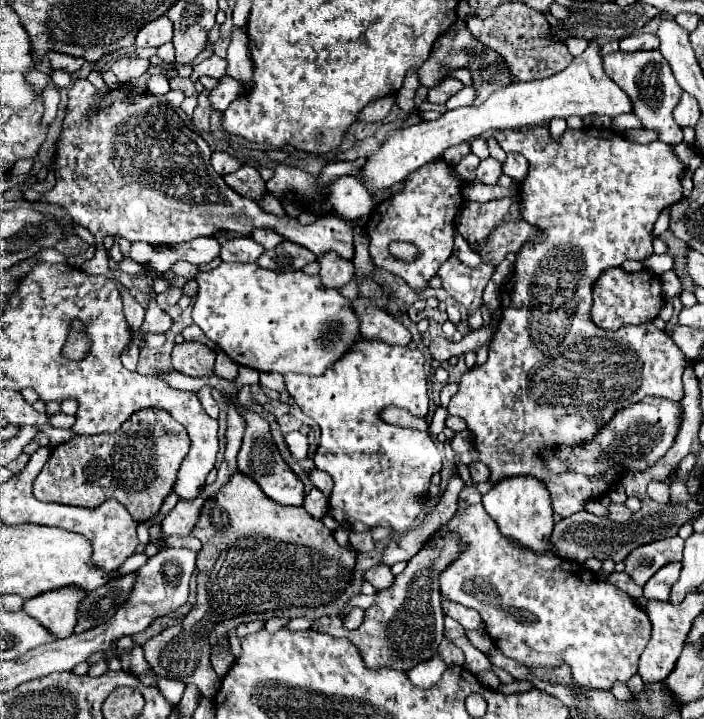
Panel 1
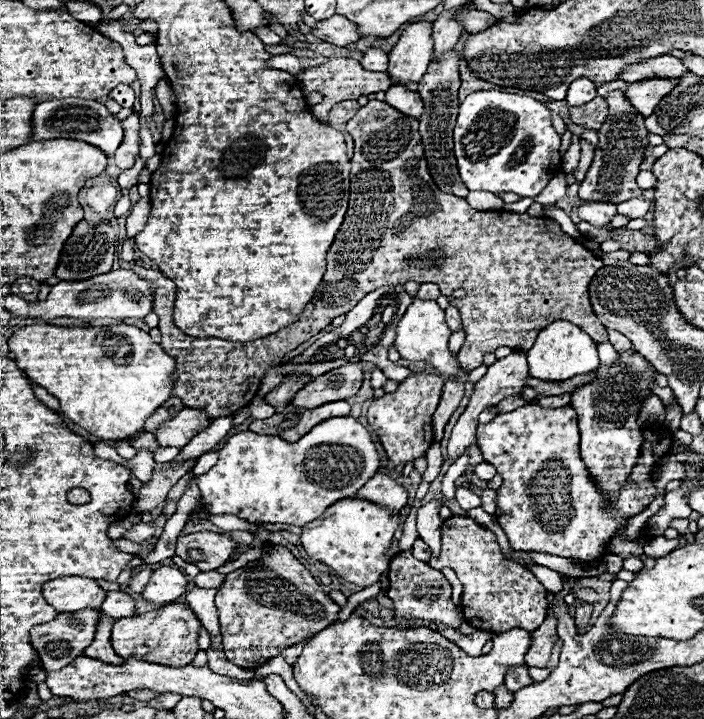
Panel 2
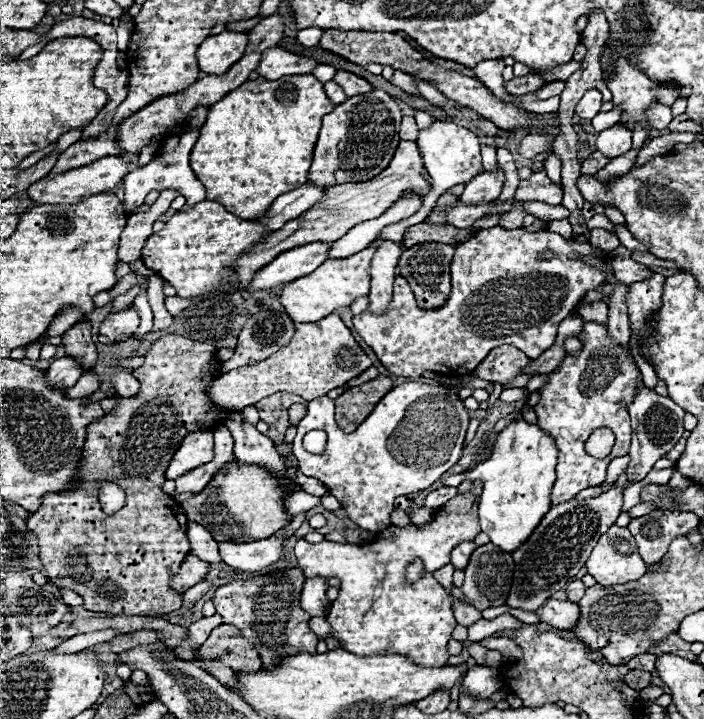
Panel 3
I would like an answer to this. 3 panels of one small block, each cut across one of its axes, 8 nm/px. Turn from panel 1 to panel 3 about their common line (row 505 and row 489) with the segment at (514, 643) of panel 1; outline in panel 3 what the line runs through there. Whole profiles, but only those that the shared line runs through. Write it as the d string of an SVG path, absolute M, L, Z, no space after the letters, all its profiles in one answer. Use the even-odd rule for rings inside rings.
M474 482L476 488L472 494L454 496L450 502L440 506L434 512L434 520L426 528L418 528L408 524L406 528L390 526L380 534L380 538L372 544L358 546L358 544L338 544L338 542L320 542L310 544L306 540L298 540L294 552L298 558L298 568L302 568L306 578L314 576L334 576L340 580L340 596L332 602L326 622L332 626L332 638L336 638L342 648L358 656L376 656L376 654L404 654L416 660L422 666L444 666L450 658L446 644L452 638L456 628L456 618L452 612L452 596L432 578L432 572L446 566L450 562L450 552L458 542L472 542L480 532L478 524L478 498L482 494L482 482ZM422 558L426 574L414 582L406 584L404 570L414 560Z

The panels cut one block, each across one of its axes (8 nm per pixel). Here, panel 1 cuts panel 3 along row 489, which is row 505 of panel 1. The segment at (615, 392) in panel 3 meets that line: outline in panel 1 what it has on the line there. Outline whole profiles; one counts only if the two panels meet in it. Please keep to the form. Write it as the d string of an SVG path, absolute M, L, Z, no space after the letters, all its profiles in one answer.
M528 128L522 132L494 132L494 138L498 140L500 148L504 152L520 152L522 156L526 156L526 160L530 162L528 168L528 176L524 178L522 186L520 186L520 194L522 194L522 202L520 202L520 210L522 210L522 218L538 228L542 228L546 232L546 240L538 240L538 242L530 242L524 244L524 248L518 252L518 260L514 264L514 272L512 276L502 284L500 288L500 296L502 296L502 320L498 326L496 336L490 342L490 354L488 360L480 366L470 368L462 380L460 380L460 390L452 396L450 404L448 404L448 414L450 416L460 416L468 430L474 434L474 446L478 452L478 460L482 464L486 464L490 468L490 482L498 484L500 480L508 478L508 476L516 476L516 474L528 474L528 476L536 476L542 478L544 484L550 490L552 496L552 508L556 514L560 514L562 518L572 516L580 510L584 510L584 504L588 500L596 500L598 496L608 494L608 490L620 482L622 470L618 468L608 468L602 474L598 474L596 478L588 478L576 470L564 470L562 474L552 474L550 470L546 470L546 462L544 462L544 450L548 448L556 448L556 446L582 446L588 444L596 438L596 434L600 432L602 426L606 426L612 416L624 408L628 408L630 404L642 400L644 396L660 396L660 398L668 398L668 400L682 400L684 392L682 392L682 372L684 372L684 354L678 350L678 346L666 336L666 332L658 330L652 322L650 324L640 324L640 326L626 326L620 328L616 332L606 332L602 328L596 328L596 324L590 320L590 308L592 308L592 286L598 280L598 276L608 270L610 266L622 266L622 262L626 260L646 260L652 254L652 226L656 222L656 218L660 216L660 212L664 208L668 208L672 202L678 202L682 198L682 186L680 186L680 178L678 174L684 170L684 166L678 162L678 158L672 154L670 146L654 140L650 144L634 144L630 140L626 140L624 136L612 132L610 128L586 128L586 130L566 130L560 142L554 142L548 134L548 128Z

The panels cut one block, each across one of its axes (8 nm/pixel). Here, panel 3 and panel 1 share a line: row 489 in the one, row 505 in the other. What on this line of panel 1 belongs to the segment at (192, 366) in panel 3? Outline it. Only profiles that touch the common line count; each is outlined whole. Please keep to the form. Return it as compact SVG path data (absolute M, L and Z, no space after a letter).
M144 408L134 412L112 434L74 436L72 440L58 444L34 480L34 496L42 502L56 502L84 508L98 508L108 498L114 498L120 504L124 504L124 508L136 522L146 522L148 518L158 514L164 498L172 492L176 474L188 450L190 450L190 438L186 436L186 428L182 428L182 424L178 424L166 410Z

